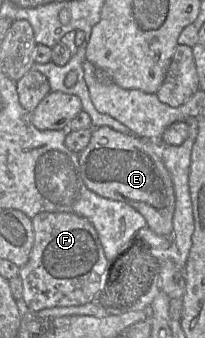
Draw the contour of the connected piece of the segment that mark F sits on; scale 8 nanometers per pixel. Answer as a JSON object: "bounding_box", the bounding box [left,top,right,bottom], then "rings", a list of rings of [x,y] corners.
{"bounding_box":[20,212,110,311],"rings":[[[40,212],[32,218],[34,243],[28,262],[20,267],[23,299],[30,311],[66,306],[80,306],[93,301],[103,287],[110,261],[107,259],[93,224],[80,215],[69,212]]]}

